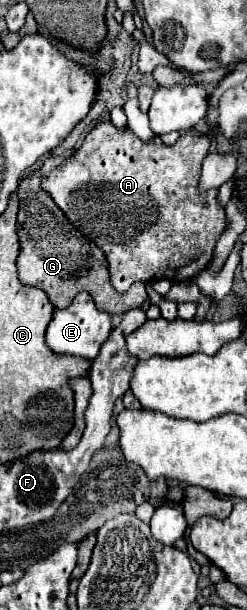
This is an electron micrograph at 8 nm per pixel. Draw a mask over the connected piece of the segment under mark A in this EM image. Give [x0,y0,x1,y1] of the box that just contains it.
[42,123,226,293]

